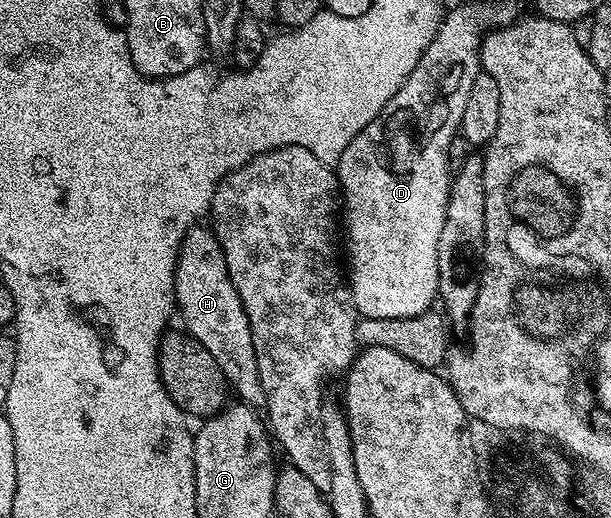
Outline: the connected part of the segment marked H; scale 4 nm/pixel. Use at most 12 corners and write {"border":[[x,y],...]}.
{"border":[[210,228],[175,264],[182,328],[244,405],[267,408],[249,315]]}

